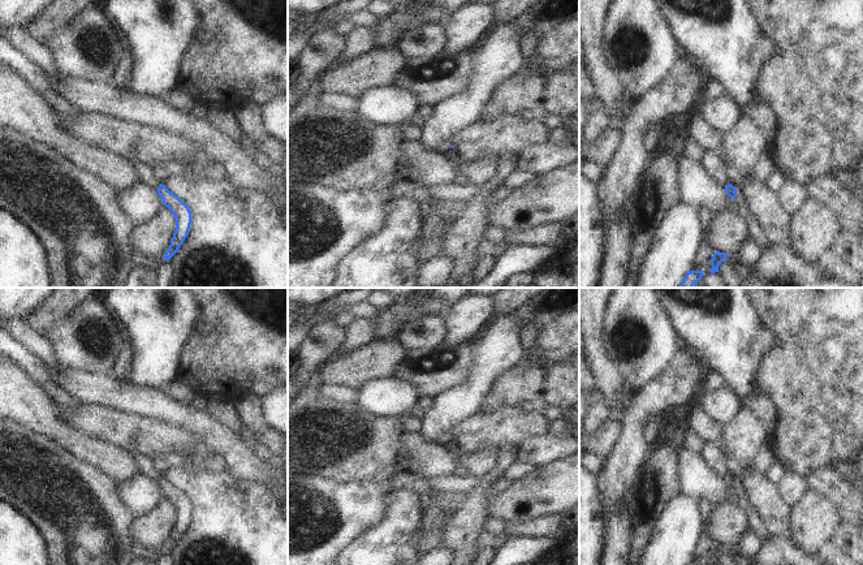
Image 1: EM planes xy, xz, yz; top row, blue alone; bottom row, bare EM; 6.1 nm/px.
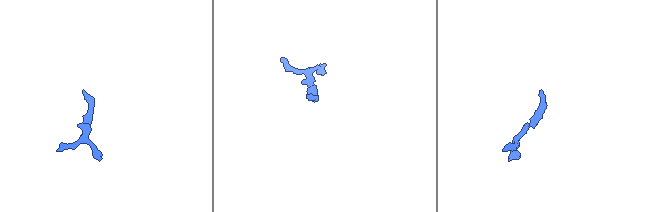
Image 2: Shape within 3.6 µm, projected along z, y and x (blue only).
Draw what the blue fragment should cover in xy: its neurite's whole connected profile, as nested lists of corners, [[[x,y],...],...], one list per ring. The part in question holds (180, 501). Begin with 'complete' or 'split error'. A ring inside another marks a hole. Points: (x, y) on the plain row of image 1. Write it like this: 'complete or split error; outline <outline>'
split error; outline [[[138,452],[130,453],[137,462],[138,471],[142,473],[148,479],[152,479],[158,483],[163,491],[163,496],[171,501],[176,512],[176,522],[171,530],[171,536],[165,545],[163,547],[164,552],[169,552],[184,535],[185,530],[189,526],[191,516],[191,504],[186,495],[184,495],[177,487],[171,484],[165,476],[158,473],[152,465],[154,458],[141,454]]]

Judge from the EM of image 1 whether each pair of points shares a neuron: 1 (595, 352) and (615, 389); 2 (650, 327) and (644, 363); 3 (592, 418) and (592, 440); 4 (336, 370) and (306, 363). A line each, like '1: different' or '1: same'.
1: same
2: same
3: different
4: different

